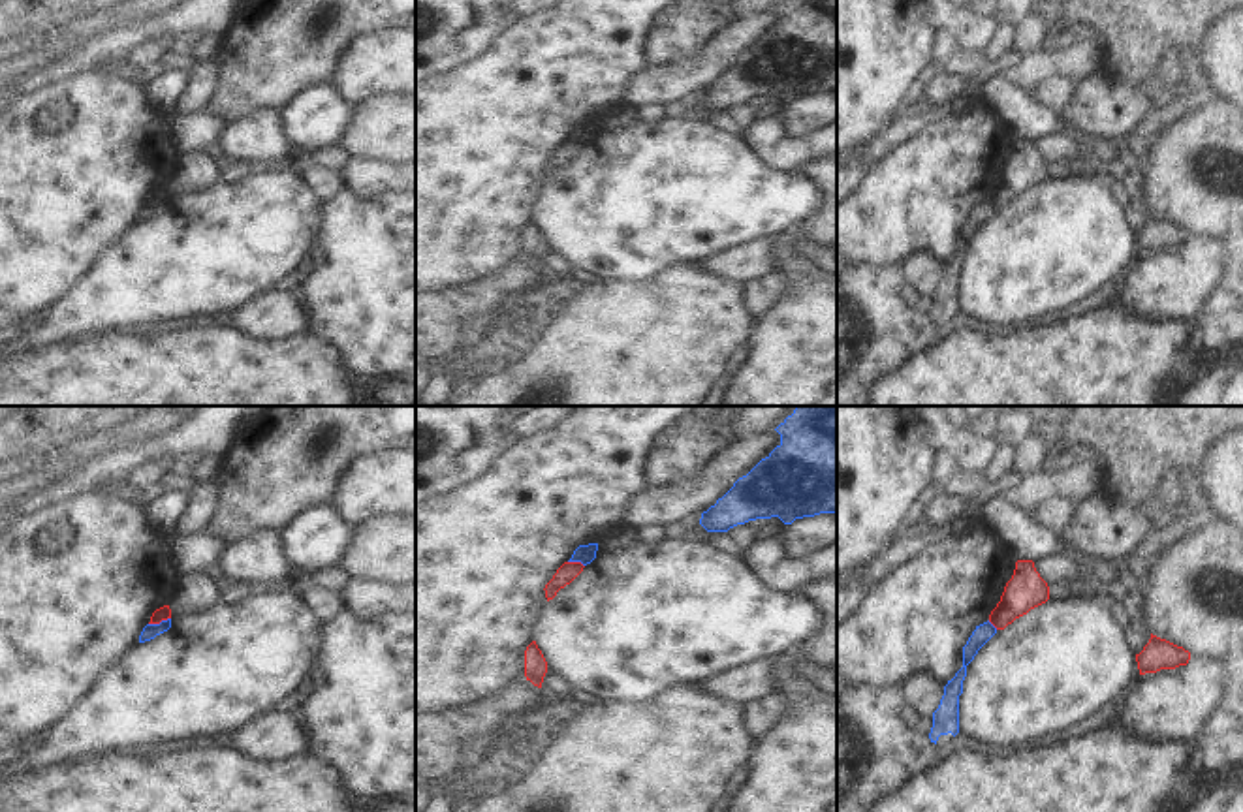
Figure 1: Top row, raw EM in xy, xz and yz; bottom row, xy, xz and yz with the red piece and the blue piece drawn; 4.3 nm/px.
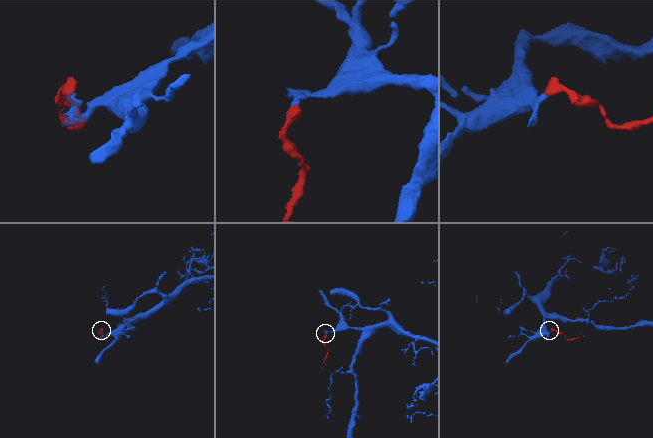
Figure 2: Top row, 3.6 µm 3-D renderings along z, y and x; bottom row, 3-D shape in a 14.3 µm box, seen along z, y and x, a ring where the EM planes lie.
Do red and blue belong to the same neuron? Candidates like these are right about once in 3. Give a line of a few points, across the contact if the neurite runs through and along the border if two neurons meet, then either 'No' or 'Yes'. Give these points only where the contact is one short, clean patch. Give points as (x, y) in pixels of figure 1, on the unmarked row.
Line: xy (170, 196), (149, 203). No.

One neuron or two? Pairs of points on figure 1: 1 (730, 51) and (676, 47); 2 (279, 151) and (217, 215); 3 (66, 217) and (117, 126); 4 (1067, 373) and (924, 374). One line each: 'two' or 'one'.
1: two
2: two
3: one
4: one

